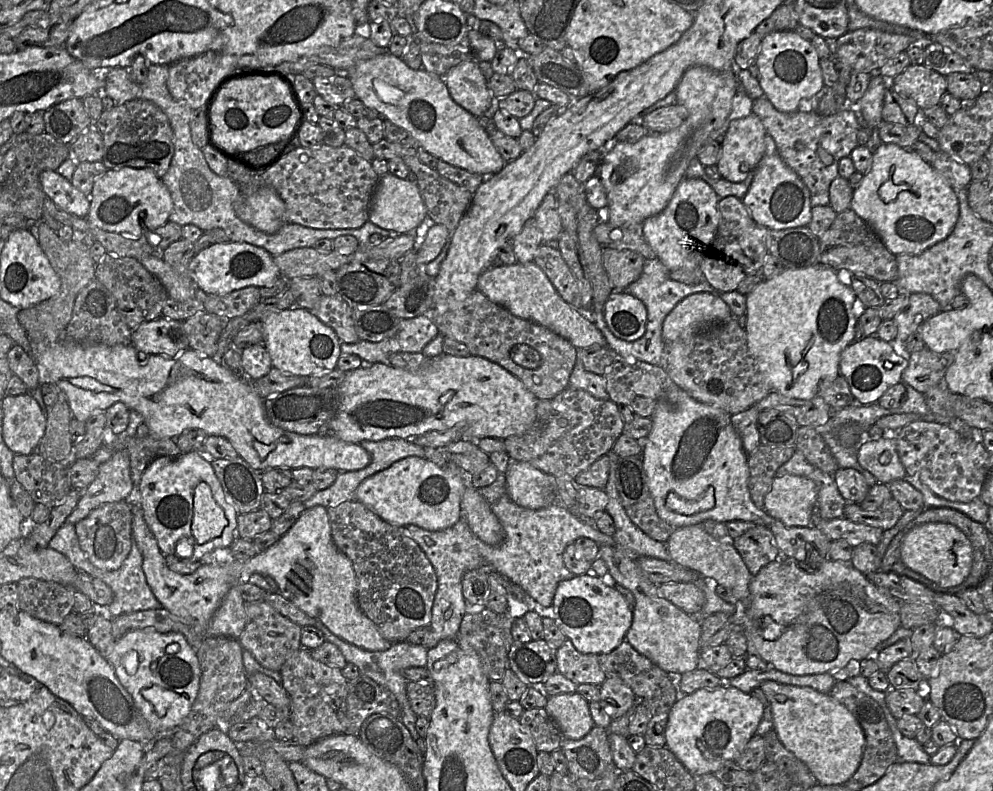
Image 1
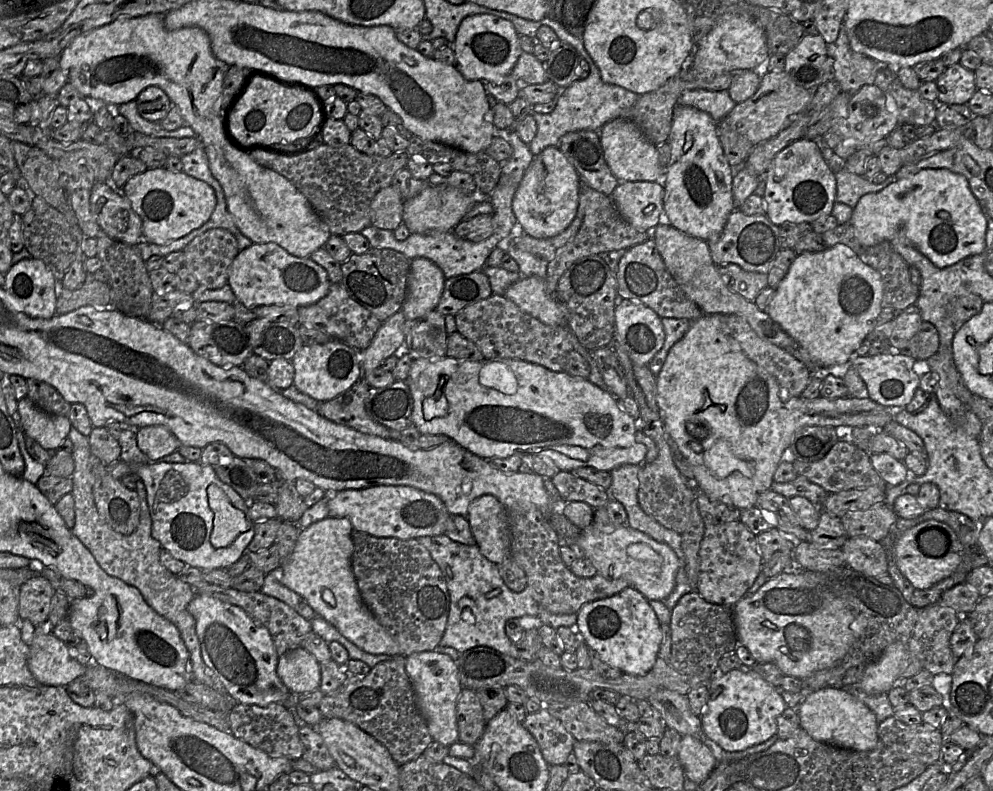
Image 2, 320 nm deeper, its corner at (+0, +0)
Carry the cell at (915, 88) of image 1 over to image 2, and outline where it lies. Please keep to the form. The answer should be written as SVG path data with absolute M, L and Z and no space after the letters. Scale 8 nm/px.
M959 63L947 67L935 82L938 104L967 104L977 91L974 72Z

